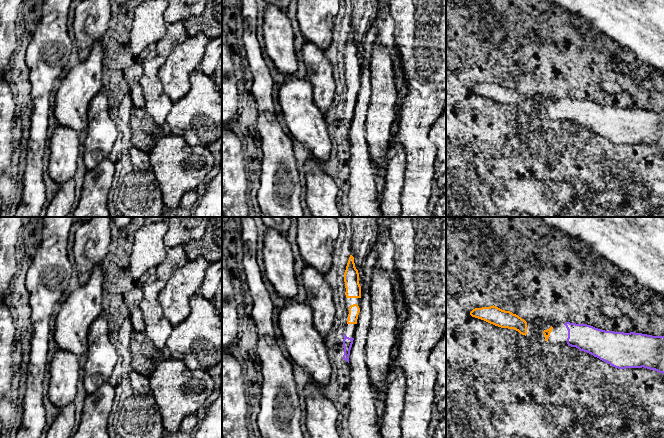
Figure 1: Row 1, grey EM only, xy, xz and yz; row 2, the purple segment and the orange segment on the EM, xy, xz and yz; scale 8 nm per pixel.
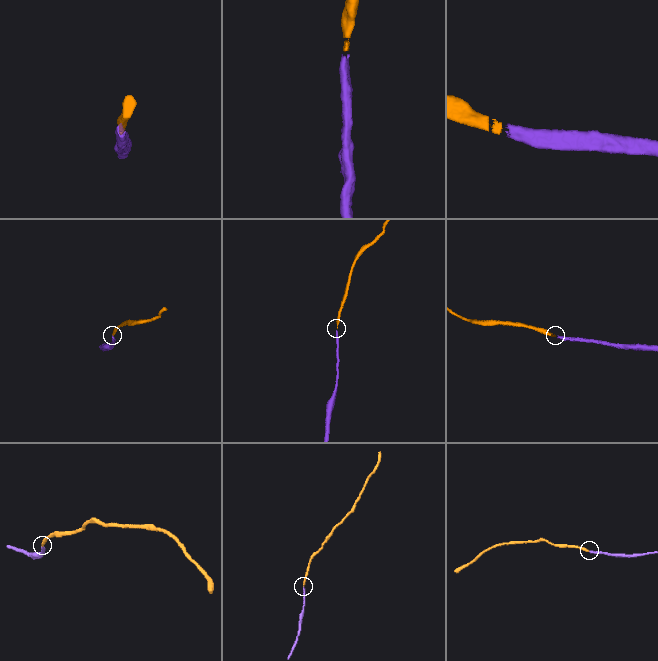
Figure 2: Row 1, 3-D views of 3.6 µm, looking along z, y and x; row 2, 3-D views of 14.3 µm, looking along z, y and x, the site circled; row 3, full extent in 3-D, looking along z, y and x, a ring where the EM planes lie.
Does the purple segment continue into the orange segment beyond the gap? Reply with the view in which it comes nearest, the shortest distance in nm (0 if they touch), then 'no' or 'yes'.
xz | 90 nm | yes

